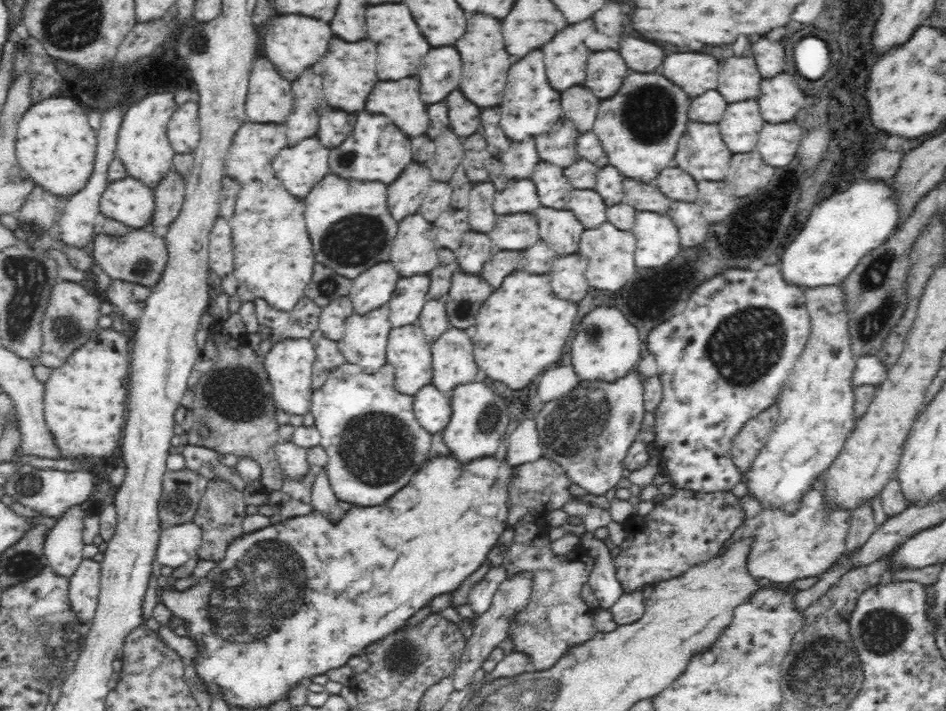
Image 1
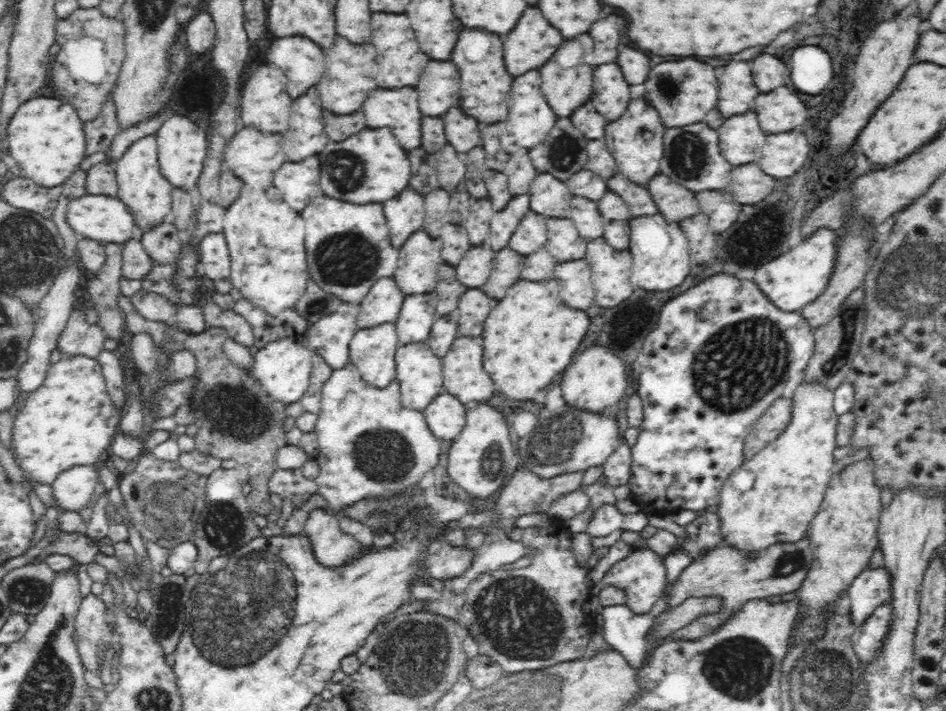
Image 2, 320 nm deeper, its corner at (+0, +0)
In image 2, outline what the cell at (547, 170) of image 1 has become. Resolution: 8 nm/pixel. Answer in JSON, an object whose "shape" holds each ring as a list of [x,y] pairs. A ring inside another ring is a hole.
{"shape":[[[538,173],[529,186],[529,208],[543,216],[567,219],[571,211],[573,194],[554,175]]]}

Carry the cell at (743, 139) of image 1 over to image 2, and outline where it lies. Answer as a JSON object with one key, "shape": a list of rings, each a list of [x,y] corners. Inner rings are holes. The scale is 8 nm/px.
{"shape":[[[754,112],[728,118],[717,133],[721,156],[733,167],[760,158],[768,135],[761,129]]]}

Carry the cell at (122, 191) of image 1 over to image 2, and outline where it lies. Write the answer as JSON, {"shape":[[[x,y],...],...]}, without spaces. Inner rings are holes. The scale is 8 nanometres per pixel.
{"shape":[[[84,195],[68,201],[66,221],[78,238],[97,240],[100,243],[125,243],[139,235],[131,210],[110,195]]]}

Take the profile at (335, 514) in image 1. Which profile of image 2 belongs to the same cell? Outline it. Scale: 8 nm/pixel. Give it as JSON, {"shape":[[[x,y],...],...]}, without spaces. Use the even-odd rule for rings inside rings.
{"shape":[[[314,509],[309,512],[303,528],[314,557],[319,564],[342,564],[354,548],[354,537],[346,535],[338,525],[338,519],[329,509]]]}

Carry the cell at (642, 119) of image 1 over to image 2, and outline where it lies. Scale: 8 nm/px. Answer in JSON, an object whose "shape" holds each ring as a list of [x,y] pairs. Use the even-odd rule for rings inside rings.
{"shape":[[[641,96],[631,100],[626,112],[618,117],[618,120],[610,121],[605,126],[604,142],[616,159],[619,172],[635,183],[645,186],[659,173],[658,164],[664,152],[663,136],[666,128],[658,114]]]}

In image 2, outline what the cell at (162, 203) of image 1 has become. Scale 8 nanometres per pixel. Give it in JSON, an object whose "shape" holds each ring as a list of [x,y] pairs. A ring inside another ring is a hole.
{"shape":[[[168,222],[162,226],[154,226],[150,232],[140,234],[138,237],[154,264],[168,266],[174,264],[179,252],[182,252],[183,234]]]}

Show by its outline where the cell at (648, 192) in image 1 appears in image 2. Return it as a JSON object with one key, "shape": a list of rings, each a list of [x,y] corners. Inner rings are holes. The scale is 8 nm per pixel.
{"shape":[[[620,172],[606,179],[605,182],[608,191],[624,199],[633,217],[652,216],[659,213],[645,185],[635,183]]]}

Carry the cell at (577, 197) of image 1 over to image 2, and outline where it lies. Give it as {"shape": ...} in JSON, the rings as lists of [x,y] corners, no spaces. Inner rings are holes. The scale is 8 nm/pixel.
{"shape":[[[575,197],[571,201],[571,211],[568,214],[580,236],[590,239],[603,236],[606,221],[599,212],[597,201],[586,197]]]}

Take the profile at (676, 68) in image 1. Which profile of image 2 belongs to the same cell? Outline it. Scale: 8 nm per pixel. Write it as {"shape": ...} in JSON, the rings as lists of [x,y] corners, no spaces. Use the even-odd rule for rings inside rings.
{"shape":[[[686,58],[680,62],[662,62],[650,70],[644,83],[643,100],[659,113],[665,128],[678,128],[706,120],[708,112],[717,109],[718,82],[714,68],[698,60]]]}

